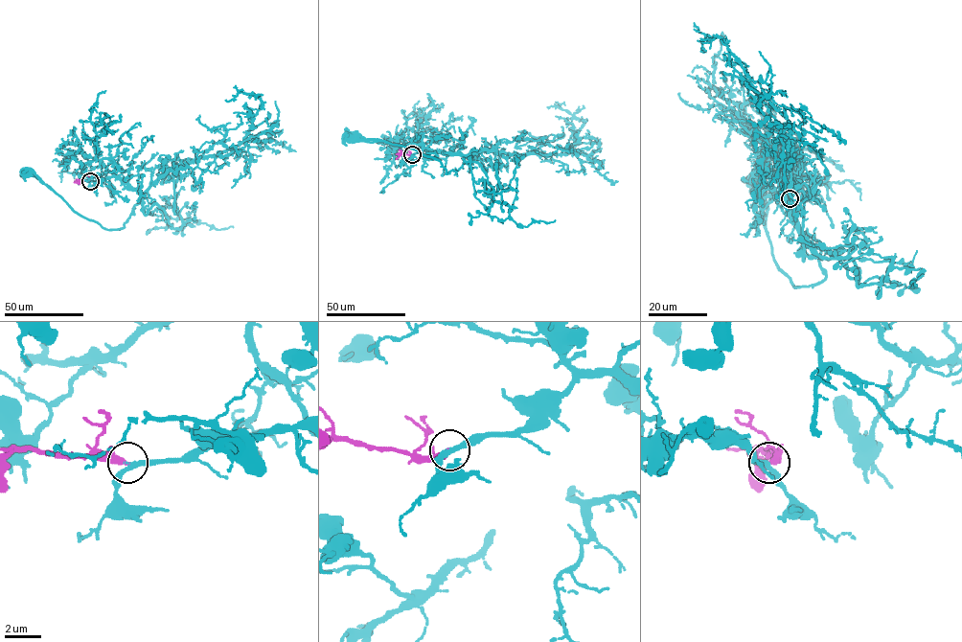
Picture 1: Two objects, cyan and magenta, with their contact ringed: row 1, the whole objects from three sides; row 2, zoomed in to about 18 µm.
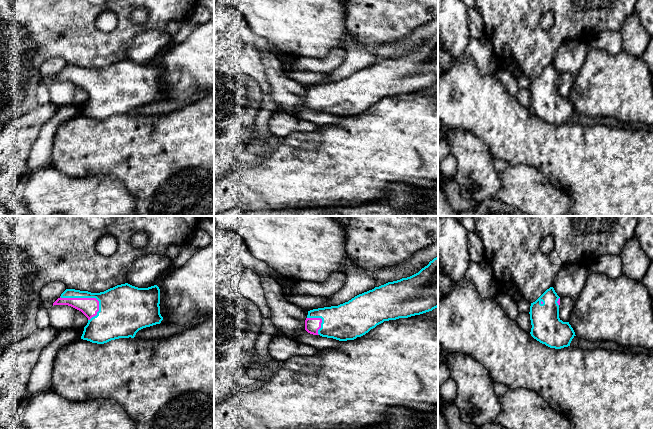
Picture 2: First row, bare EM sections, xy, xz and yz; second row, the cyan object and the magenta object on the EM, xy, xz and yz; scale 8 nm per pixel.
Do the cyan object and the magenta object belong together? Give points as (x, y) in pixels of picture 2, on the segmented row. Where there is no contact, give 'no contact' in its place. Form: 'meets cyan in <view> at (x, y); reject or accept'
meets cyan in xy at (84, 297); accept

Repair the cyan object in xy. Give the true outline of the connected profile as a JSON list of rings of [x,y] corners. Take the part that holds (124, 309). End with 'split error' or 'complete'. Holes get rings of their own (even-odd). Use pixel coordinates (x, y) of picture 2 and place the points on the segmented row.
[[[125,283],[100,293],[66,289],[53,306],[68,305],[81,311],[88,318],[81,339],[104,344],[119,338],[134,338],[139,330],[160,324],[163,317],[159,304],[160,289],[157,285],[138,288]]]; split error

